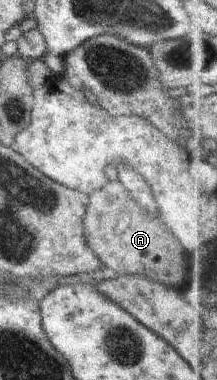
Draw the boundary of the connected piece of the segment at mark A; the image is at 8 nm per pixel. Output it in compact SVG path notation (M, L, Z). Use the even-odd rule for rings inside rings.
M110 181L88 196L83 229L89 247L106 268L119 275L138 275L181 290L186 266L182 243L154 215L150 216L119 181Z

